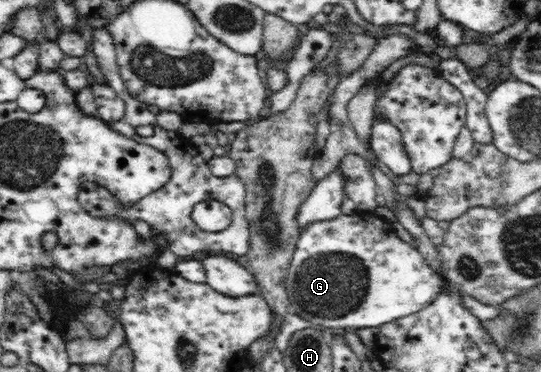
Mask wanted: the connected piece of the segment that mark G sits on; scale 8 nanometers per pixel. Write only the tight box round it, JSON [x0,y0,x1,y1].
[286,211,443,330]

